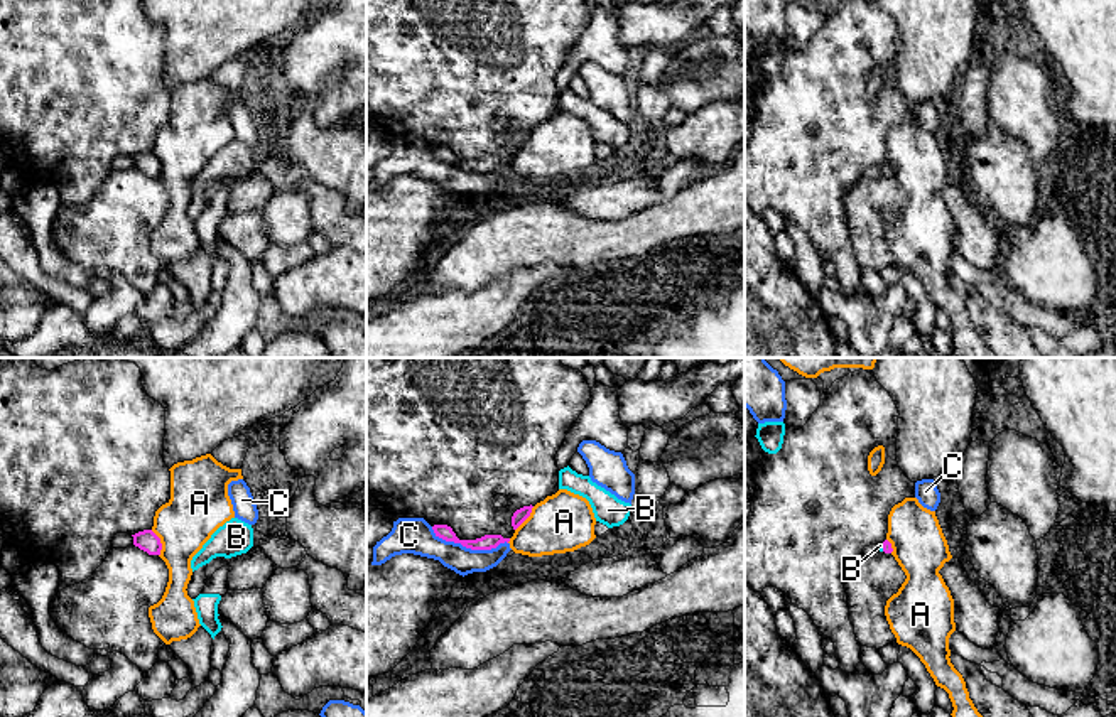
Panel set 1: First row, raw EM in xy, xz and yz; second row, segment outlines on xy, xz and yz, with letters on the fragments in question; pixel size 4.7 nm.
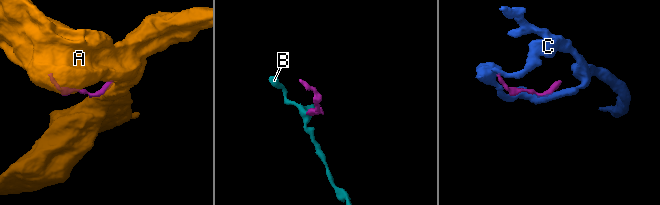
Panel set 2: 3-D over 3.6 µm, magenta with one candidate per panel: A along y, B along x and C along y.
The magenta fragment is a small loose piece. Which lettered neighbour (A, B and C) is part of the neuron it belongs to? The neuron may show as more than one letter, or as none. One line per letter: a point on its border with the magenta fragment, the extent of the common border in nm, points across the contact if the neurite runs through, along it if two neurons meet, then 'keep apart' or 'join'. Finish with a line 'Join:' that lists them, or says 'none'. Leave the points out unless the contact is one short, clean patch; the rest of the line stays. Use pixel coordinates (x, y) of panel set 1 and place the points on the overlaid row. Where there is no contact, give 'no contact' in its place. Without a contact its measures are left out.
A: meets magenta in xy at (161, 544); contact 130 nm long; border along xy (151, 530), (159, 539), (159, 555); keep apart
B: meets magenta in yz at (883, 547); contact 40 nm long; runs through yz (887, 547), (883, 547), (880, 545); join
C: meets magenta in xz at (468, 547); contact 380 nm long; keep apart
Join: B

